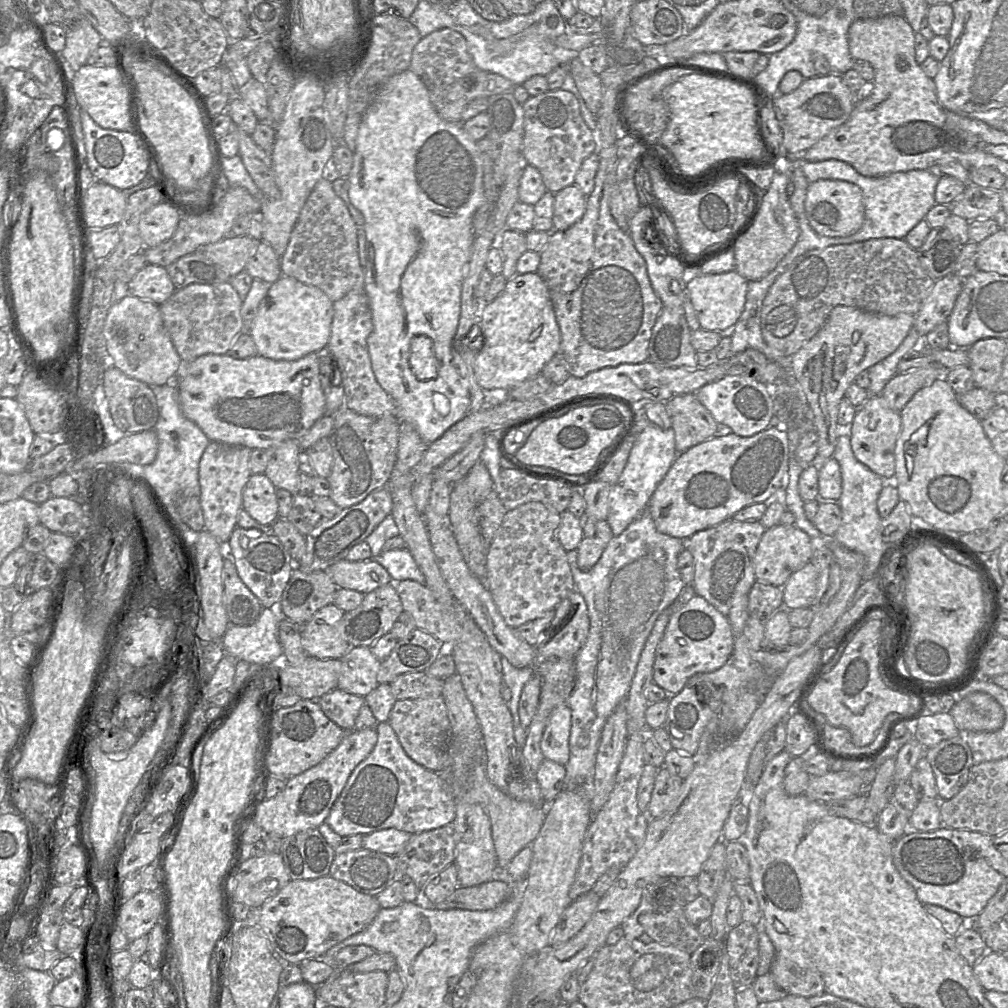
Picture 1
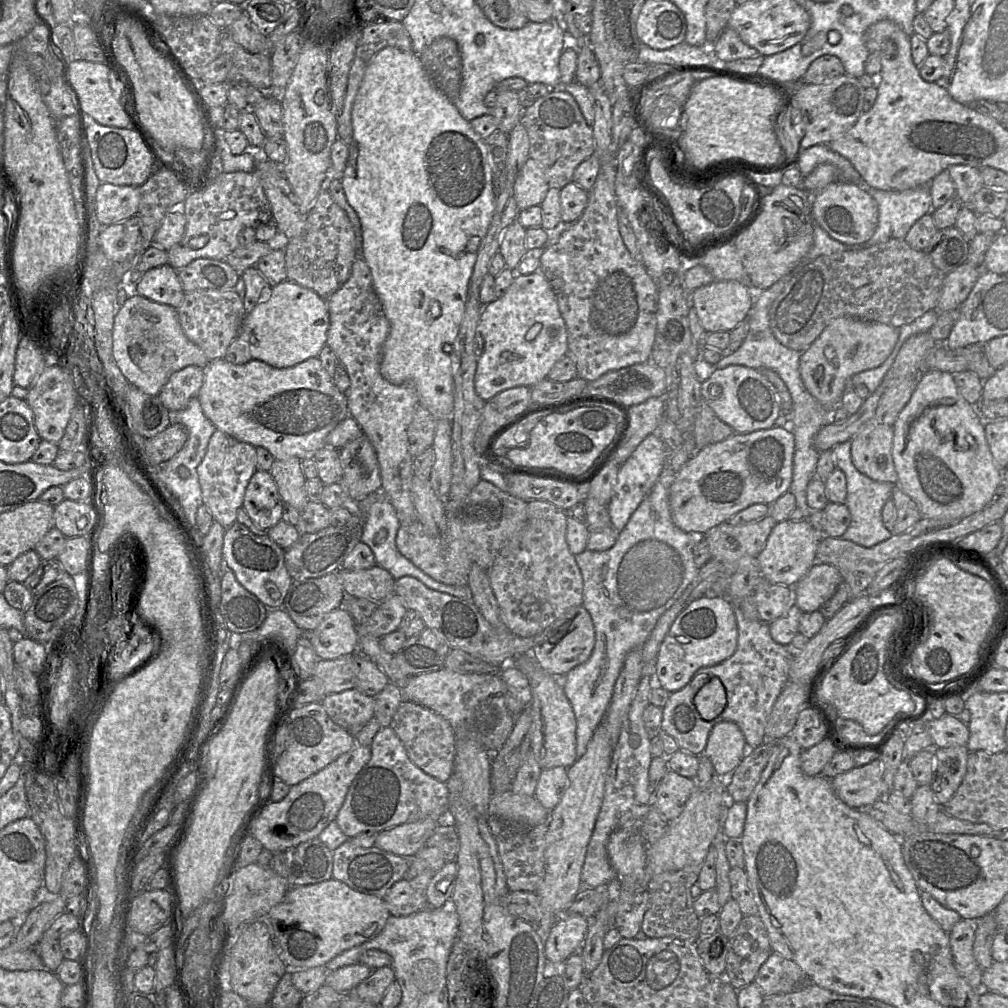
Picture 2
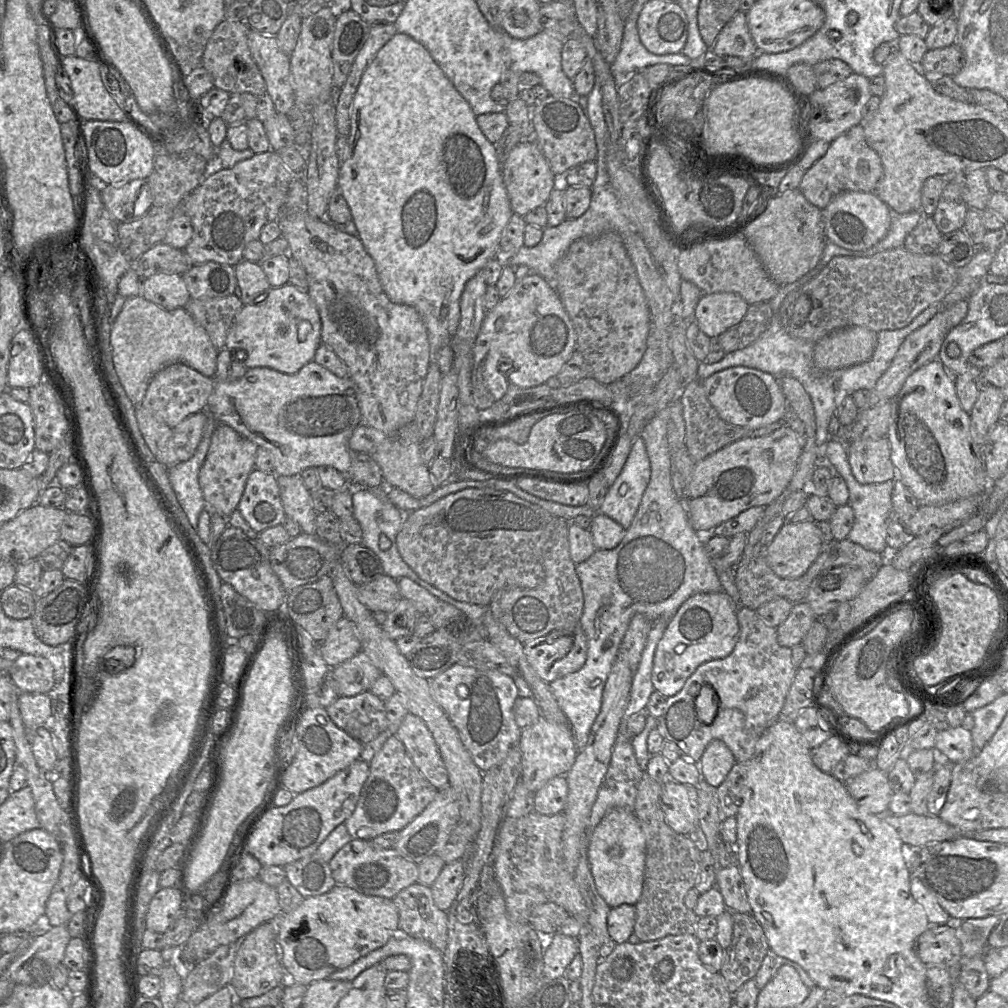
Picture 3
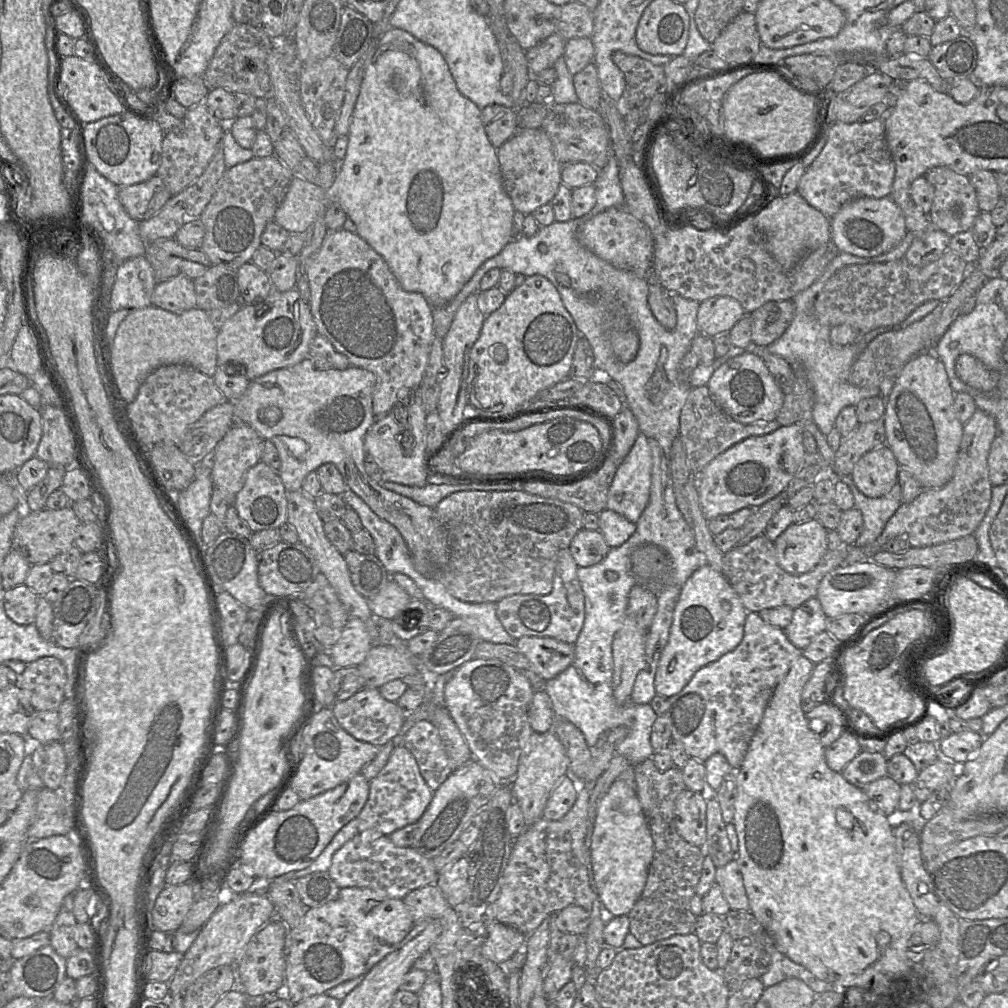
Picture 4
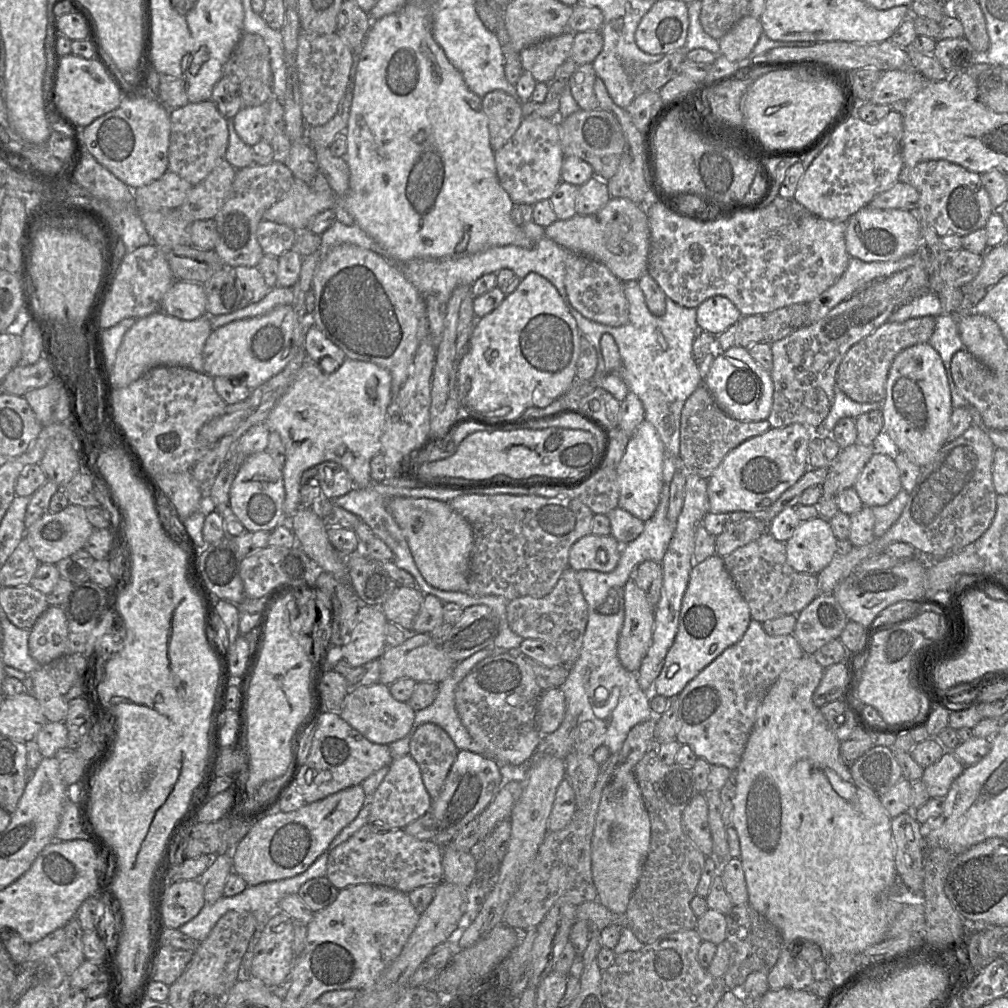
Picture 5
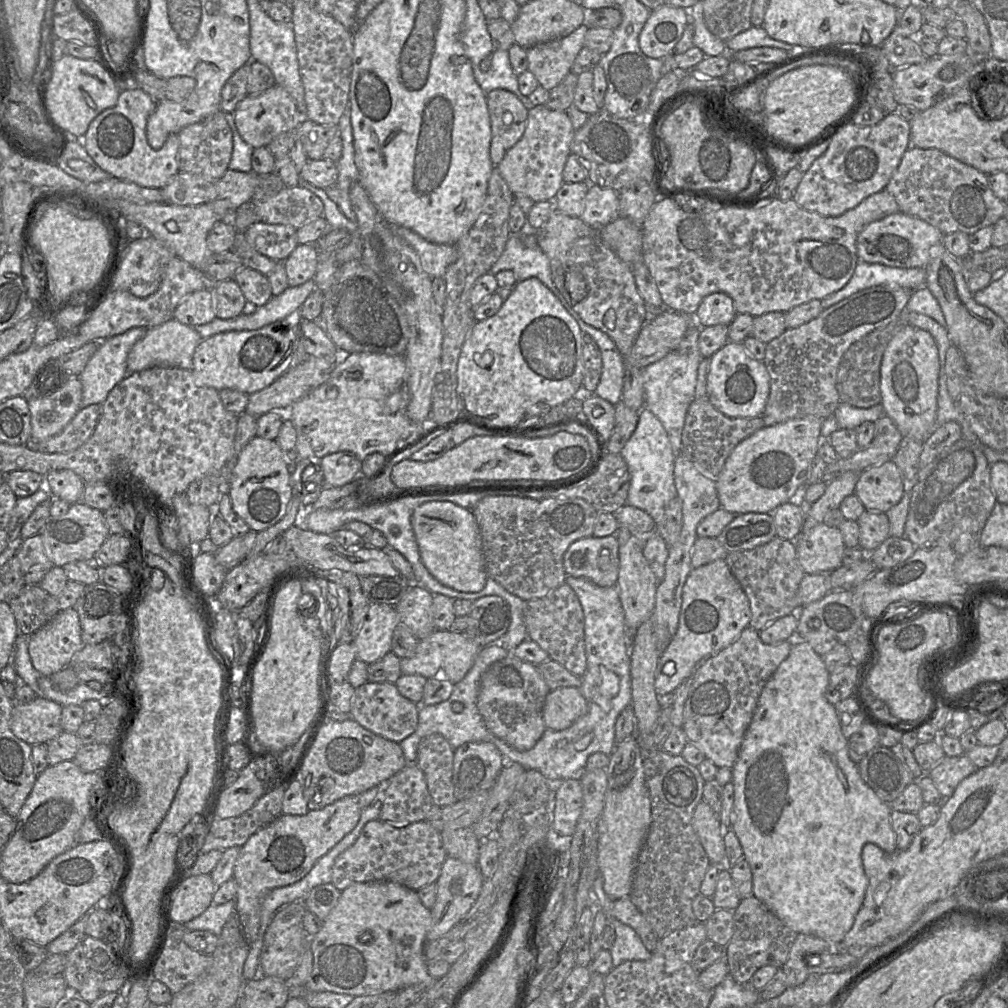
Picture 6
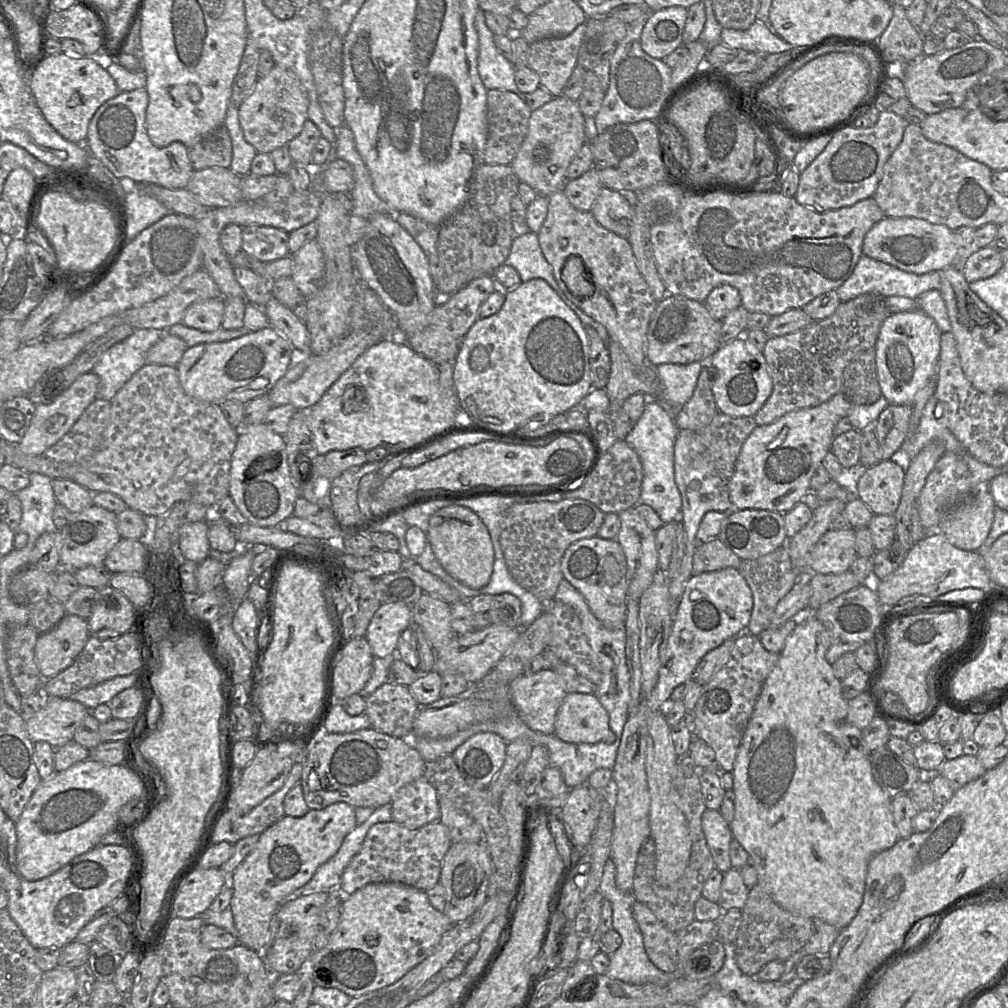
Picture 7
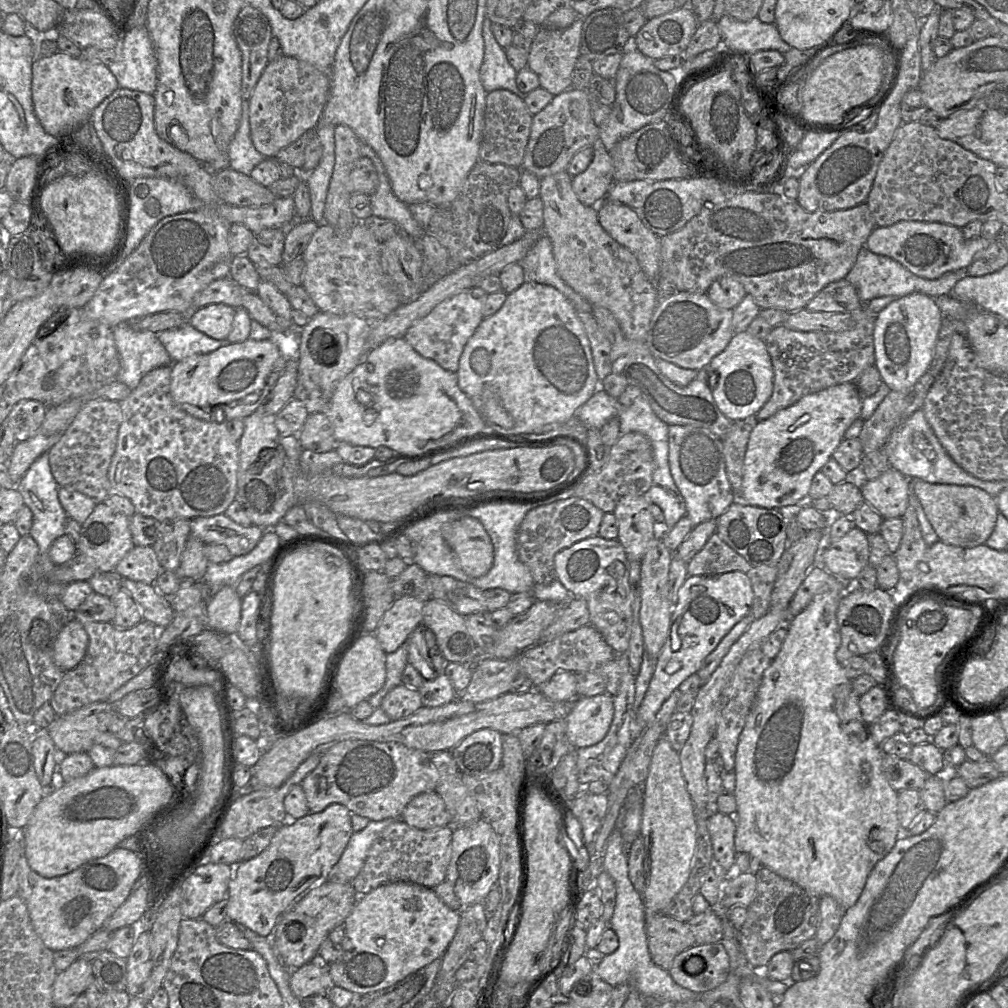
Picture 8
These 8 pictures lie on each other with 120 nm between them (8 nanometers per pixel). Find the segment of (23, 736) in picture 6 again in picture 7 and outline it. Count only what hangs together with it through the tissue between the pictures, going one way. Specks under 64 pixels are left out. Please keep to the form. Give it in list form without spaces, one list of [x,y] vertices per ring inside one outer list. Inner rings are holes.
[[[47,696],[45,707],[25,721],[26,730],[33,742],[45,741],[58,748],[74,740],[76,729],[89,712],[80,702]]]

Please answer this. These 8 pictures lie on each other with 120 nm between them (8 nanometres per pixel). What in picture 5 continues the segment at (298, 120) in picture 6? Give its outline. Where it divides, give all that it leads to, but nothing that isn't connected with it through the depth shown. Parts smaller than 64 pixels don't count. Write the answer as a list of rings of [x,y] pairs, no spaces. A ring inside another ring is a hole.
[[[265,103],[254,107],[242,107],[235,115],[235,132],[246,145],[252,147],[262,139],[265,117]]]

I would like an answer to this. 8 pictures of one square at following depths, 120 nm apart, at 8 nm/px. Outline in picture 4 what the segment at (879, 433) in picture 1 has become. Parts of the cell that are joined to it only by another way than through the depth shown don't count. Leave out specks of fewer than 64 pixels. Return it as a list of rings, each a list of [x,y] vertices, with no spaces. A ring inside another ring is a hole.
[[[887,444],[865,453],[855,464],[851,478],[861,493],[877,498],[898,482],[900,466]]]

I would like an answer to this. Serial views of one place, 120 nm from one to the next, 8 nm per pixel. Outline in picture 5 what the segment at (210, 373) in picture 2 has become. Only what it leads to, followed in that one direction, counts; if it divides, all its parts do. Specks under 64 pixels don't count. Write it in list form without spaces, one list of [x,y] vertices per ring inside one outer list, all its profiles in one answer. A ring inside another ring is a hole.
[[[346,358],[333,373],[326,373],[317,363],[306,359],[289,389],[264,422],[270,432],[275,431],[280,435],[285,448],[286,460],[282,475],[285,488],[283,511],[287,523],[300,507],[300,479],[308,468],[316,467],[325,461],[333,461],[347,470],[354,487],[366,488],[372,484],[370,461],[381,453],[381,436],[387,408],[393,399],[390,373],[372,362]],[[393,497],[387,500],[387,509],[406,538],[424,579],[439,590],[466,593],[474,544],[470,523],[449,503],[435,499]]]

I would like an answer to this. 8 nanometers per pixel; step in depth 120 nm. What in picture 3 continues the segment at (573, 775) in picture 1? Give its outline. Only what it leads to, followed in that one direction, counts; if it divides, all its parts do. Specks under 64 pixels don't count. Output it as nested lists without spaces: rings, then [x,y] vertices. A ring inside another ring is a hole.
[[[667,406],[647,423],[639,435],[645,442],[651,477],[623,539],[614,549],[597,549],[587,560],[575,564],[584,597],[579,624],[587,637],[587,657],[578,671],[549,685],[569,720],[578,752],[585,747],[600,712],[603,690],[631,618],[642,614],[652,623],[669,619],[691,596],[723,591],[713,561],[690,524],[684,502],[678,499],[672,487],[668,420]]]

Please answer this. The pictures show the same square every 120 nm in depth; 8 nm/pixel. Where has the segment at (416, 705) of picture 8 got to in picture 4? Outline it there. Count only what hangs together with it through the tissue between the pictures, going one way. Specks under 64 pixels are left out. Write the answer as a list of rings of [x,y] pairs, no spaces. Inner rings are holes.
[[[363,688],[349,699],[335,702],[331,708],[340,726],[350,735],[379,748],[400,733],[406,720],[397,703],[386,700],[376,688]]]

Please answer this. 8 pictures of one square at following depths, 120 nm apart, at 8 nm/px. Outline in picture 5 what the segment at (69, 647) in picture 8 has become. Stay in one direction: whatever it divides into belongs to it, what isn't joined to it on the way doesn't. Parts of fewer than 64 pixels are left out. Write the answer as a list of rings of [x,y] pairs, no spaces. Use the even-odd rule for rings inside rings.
[[[48,606],[30,629],[28,639],[29,654],[40,665],[48,664],[63,655],[72,655],[67,653],[67,638],[67,620],[63,610],[60,607]]]

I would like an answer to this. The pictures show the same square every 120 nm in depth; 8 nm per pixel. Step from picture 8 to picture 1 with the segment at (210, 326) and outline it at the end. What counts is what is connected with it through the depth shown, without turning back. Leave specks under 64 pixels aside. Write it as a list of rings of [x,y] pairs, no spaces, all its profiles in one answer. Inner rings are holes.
[[[147,264],[127,284],[129,294],[162,304],[176,291],[166,268]]]

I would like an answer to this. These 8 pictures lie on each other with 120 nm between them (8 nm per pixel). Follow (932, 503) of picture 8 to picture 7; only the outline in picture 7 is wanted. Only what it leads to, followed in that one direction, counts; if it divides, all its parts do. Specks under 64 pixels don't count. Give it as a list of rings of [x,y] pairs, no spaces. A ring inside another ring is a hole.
[[[979,490],[968,501],[946,513],[941,532],[955,547],[981,551],[994,520],[995,503],[989,490]]]

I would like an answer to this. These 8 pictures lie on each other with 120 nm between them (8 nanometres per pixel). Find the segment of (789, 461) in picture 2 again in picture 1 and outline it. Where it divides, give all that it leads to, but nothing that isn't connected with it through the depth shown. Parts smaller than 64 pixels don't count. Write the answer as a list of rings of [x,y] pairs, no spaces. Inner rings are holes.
[[[783,426],[770,427],[749,437],[739,436],[733,432],[727,435],[716,435],[678,453],[652,494],[647,511],[658,532],[685,540],[698,531],[732,519],[735,513],[746,506],[765,502],[778,491],[785,491],[788,483],[788,469],[788,434]]]

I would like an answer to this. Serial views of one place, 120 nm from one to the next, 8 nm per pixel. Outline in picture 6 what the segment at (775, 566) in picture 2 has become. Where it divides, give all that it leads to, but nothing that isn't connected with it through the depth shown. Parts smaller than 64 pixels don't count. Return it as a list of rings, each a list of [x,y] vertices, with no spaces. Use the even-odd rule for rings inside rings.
[[[819,523],[809,531],[801,531],[794,542],[805,574],[830,573],[843,565],[846,546],[838,527]]]

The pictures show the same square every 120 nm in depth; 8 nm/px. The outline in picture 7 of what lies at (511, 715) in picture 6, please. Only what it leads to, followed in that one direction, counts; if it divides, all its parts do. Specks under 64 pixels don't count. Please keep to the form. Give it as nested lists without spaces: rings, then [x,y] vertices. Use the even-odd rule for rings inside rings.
[[[541,669],[535,673],[522,673],[509,684],[511,701],[520,719],[533,731],[553,734],[557,712],[567,695],[554,670]]]

